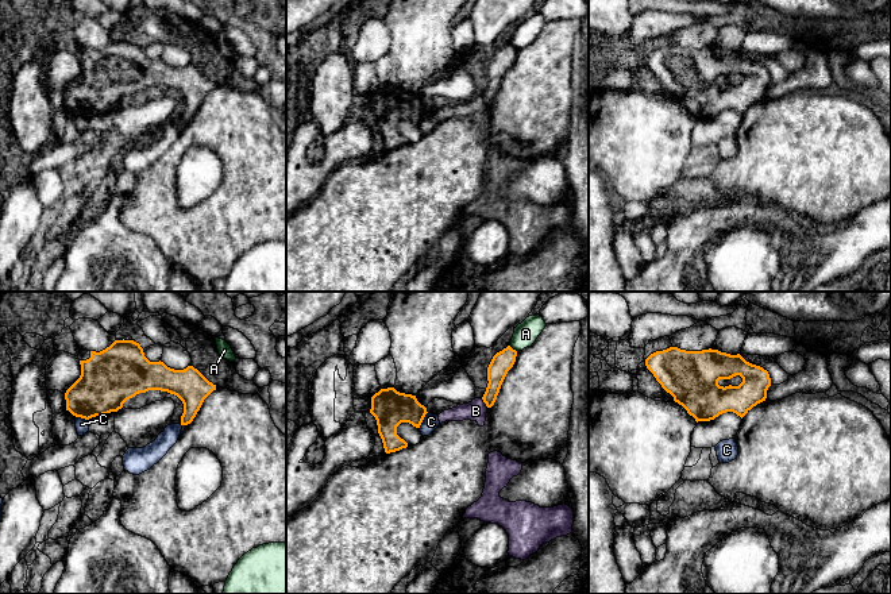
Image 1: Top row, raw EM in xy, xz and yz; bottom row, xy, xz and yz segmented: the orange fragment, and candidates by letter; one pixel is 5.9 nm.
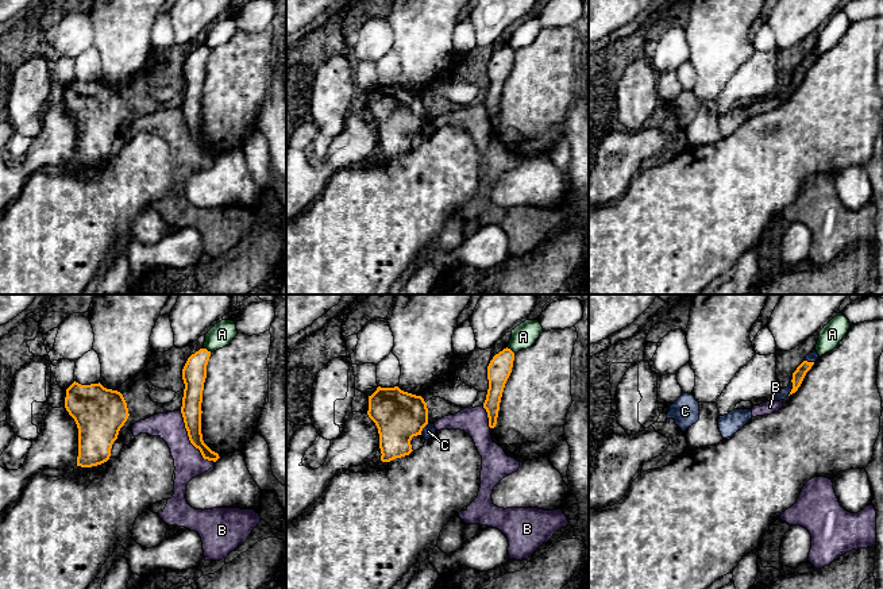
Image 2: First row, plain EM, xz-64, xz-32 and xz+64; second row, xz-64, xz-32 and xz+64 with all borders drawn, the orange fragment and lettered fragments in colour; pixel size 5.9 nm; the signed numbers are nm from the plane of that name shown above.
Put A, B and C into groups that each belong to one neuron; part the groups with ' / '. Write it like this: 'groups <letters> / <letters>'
groups A / B / C

